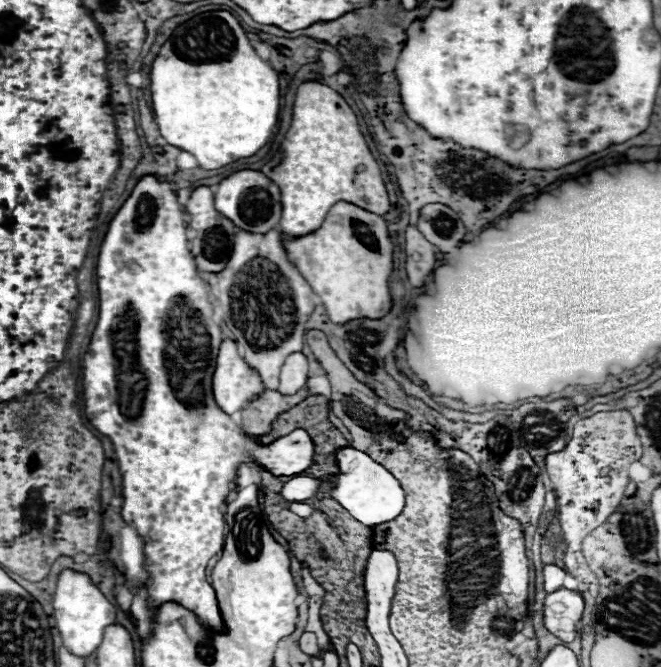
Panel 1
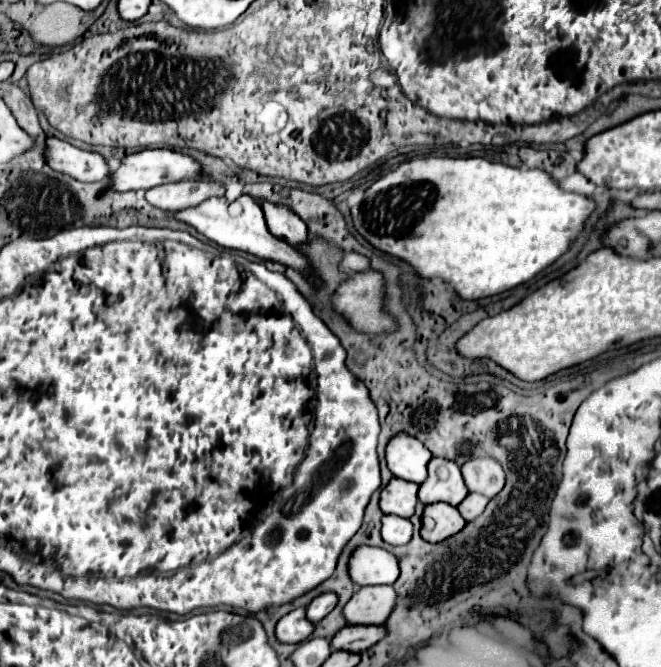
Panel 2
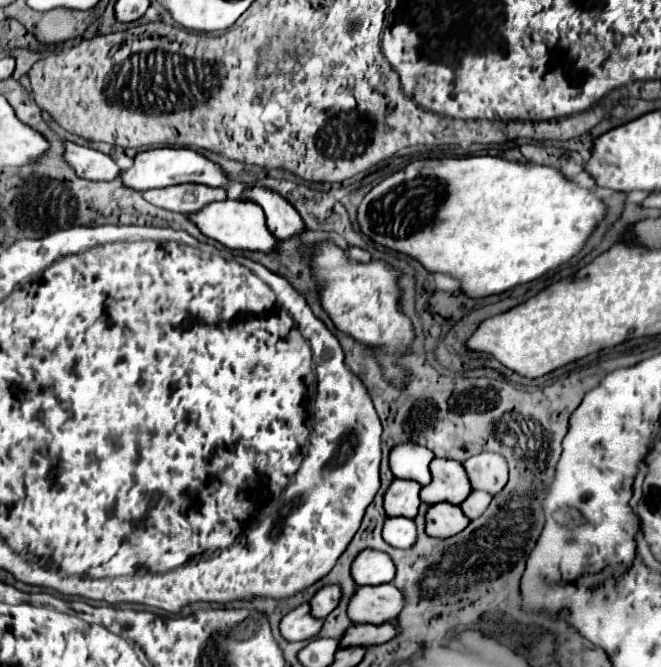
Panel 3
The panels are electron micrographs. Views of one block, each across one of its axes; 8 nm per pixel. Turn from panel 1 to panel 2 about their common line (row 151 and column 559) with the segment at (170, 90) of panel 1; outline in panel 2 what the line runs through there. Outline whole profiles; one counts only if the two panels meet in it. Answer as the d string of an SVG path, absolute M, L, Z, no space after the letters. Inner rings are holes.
M414 158L410 162L400 164L394 172L382 176L378 182L374 182L366 192L364 192L364 200L358 206L352 206L352 220L356 230L378 250L394 254L406 262L410 262L416 272L424 278L442 278L448 284L454 286L454 290L460 294L460 298L464 300L478 300L478 298L488 298L500 292L506 292L518 284L524 284L528 280L532 280L538 272L542 272L544 268L548 268L550 264L554 264L560 256L564 256L574 240L584 232L584 224L590 218L590 214L596 210L596 202L584 194L578 192L568 192L564 188L560 188L560 184L544 170L540 168L516 168L516 166L508 166L502 162L490 162L486 158Z

